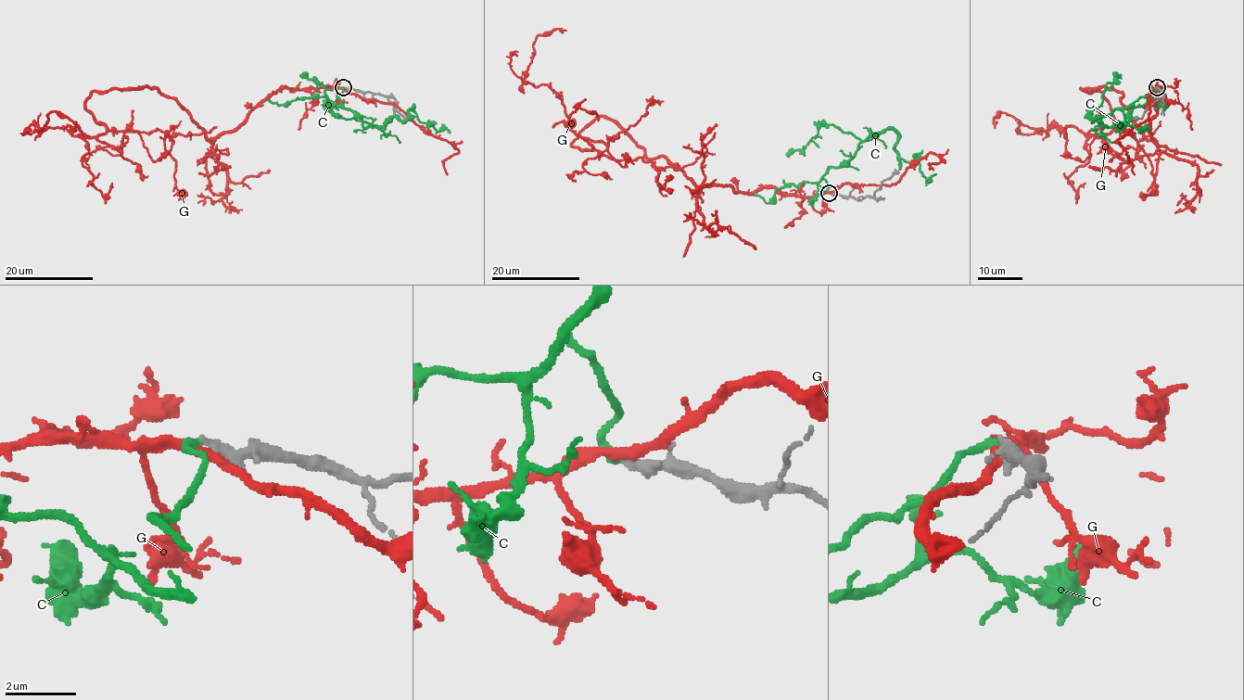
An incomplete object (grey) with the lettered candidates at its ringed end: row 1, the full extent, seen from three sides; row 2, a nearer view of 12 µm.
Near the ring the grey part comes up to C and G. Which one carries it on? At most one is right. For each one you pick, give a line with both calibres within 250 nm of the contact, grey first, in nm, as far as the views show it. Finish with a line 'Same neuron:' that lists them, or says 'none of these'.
Same neuron: none of these

